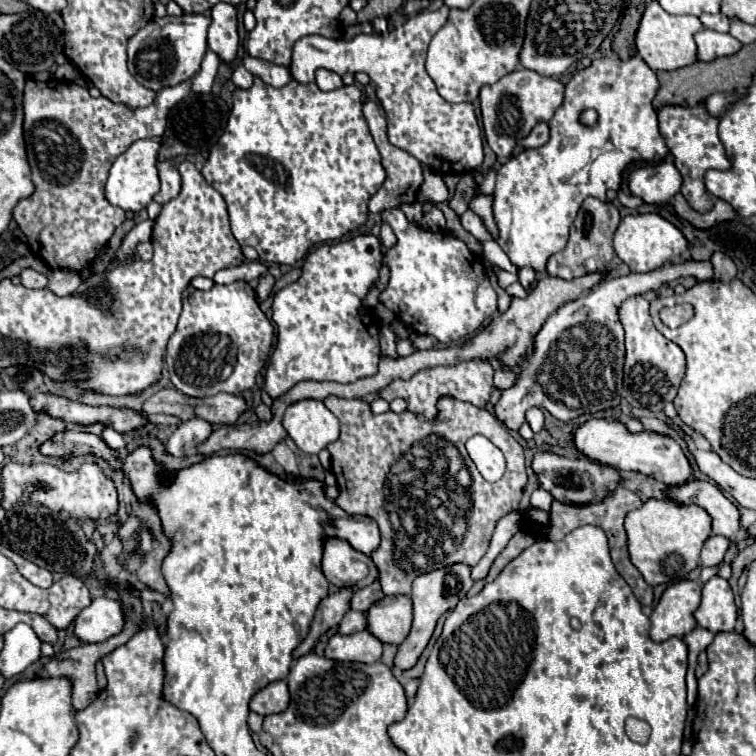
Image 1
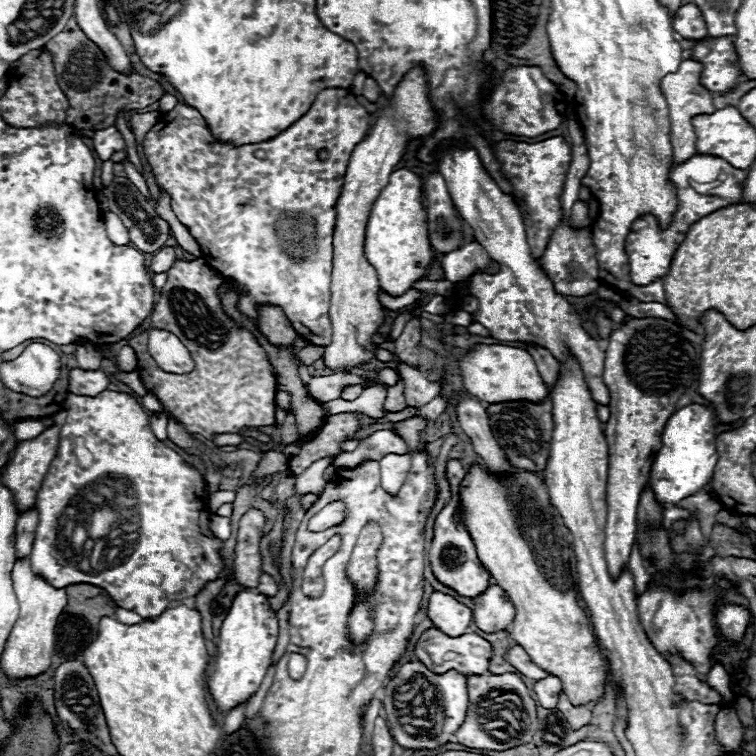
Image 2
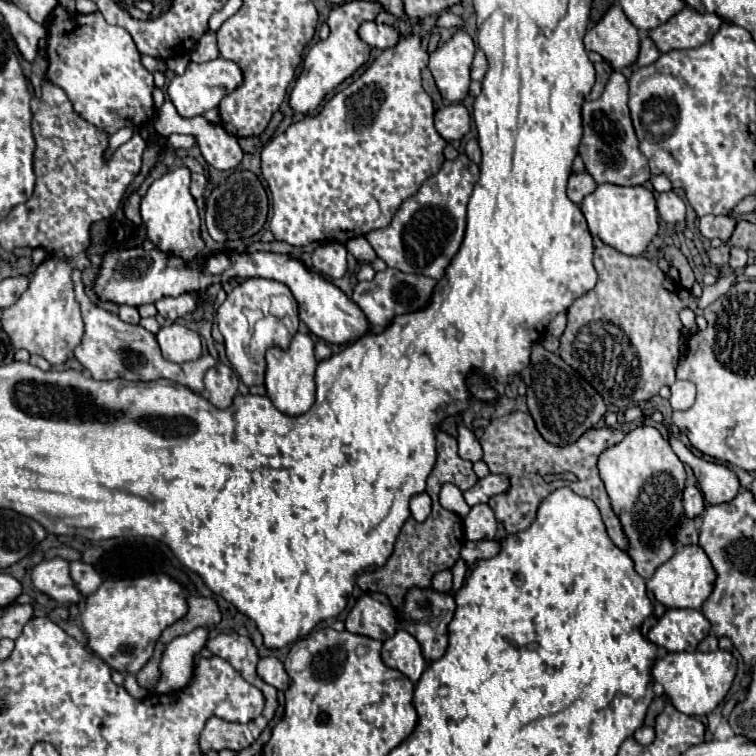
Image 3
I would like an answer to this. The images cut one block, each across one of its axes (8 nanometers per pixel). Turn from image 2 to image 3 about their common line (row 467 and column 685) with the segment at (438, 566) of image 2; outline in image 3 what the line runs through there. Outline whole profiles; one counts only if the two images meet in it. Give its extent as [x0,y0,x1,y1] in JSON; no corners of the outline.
[670,436,740,504]

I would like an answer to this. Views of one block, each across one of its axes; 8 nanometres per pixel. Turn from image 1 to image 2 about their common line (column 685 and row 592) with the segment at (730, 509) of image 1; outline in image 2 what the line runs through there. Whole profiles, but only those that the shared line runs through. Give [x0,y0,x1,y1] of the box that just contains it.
[472,586,514,632]

